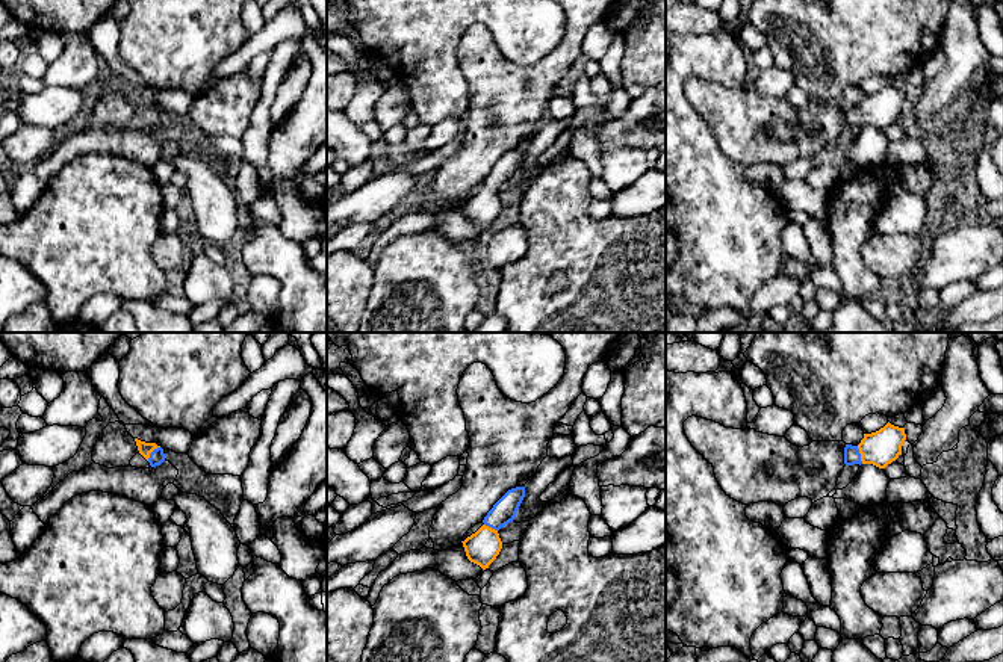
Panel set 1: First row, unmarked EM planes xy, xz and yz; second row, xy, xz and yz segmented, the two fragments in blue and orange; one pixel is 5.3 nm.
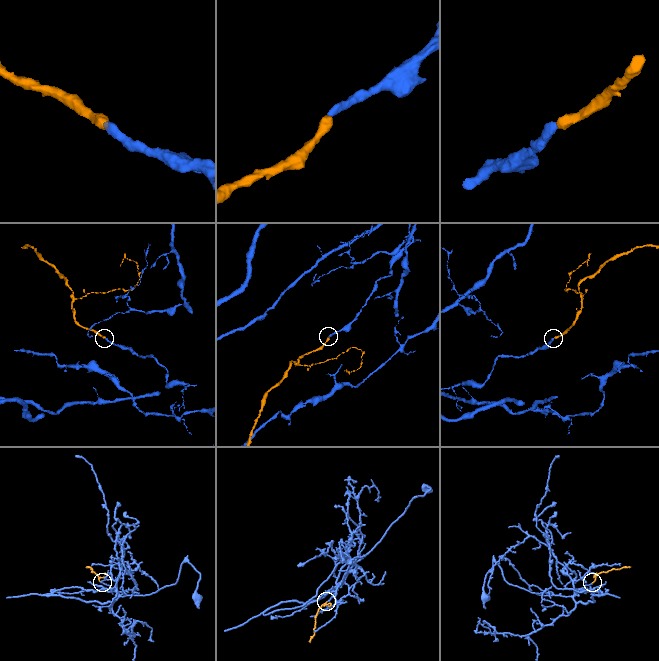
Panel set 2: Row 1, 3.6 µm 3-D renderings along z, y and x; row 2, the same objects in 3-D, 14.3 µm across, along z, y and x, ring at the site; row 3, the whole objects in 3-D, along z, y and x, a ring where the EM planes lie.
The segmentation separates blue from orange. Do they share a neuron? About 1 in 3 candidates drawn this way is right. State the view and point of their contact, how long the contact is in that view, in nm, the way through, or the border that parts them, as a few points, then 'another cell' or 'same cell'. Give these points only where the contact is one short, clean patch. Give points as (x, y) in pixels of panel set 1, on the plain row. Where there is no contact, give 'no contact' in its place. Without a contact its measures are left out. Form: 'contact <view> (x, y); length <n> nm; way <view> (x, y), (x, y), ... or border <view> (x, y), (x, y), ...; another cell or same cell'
contact yz (860, 117); length 100 nm; way yz (852, 117), (860, 117), (881, 109); same cell

